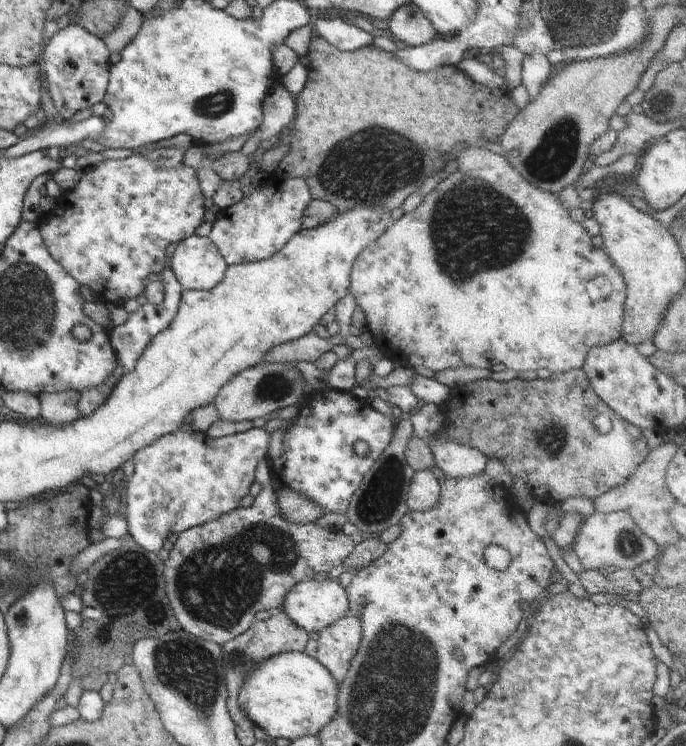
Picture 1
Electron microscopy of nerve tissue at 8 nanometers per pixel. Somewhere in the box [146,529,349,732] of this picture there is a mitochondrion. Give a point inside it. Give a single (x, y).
(191, 670)

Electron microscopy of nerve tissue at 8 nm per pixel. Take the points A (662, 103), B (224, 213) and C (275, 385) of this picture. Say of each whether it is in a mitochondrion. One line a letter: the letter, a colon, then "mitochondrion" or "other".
A: mitochondrion
B: other
C: mitochondrion

